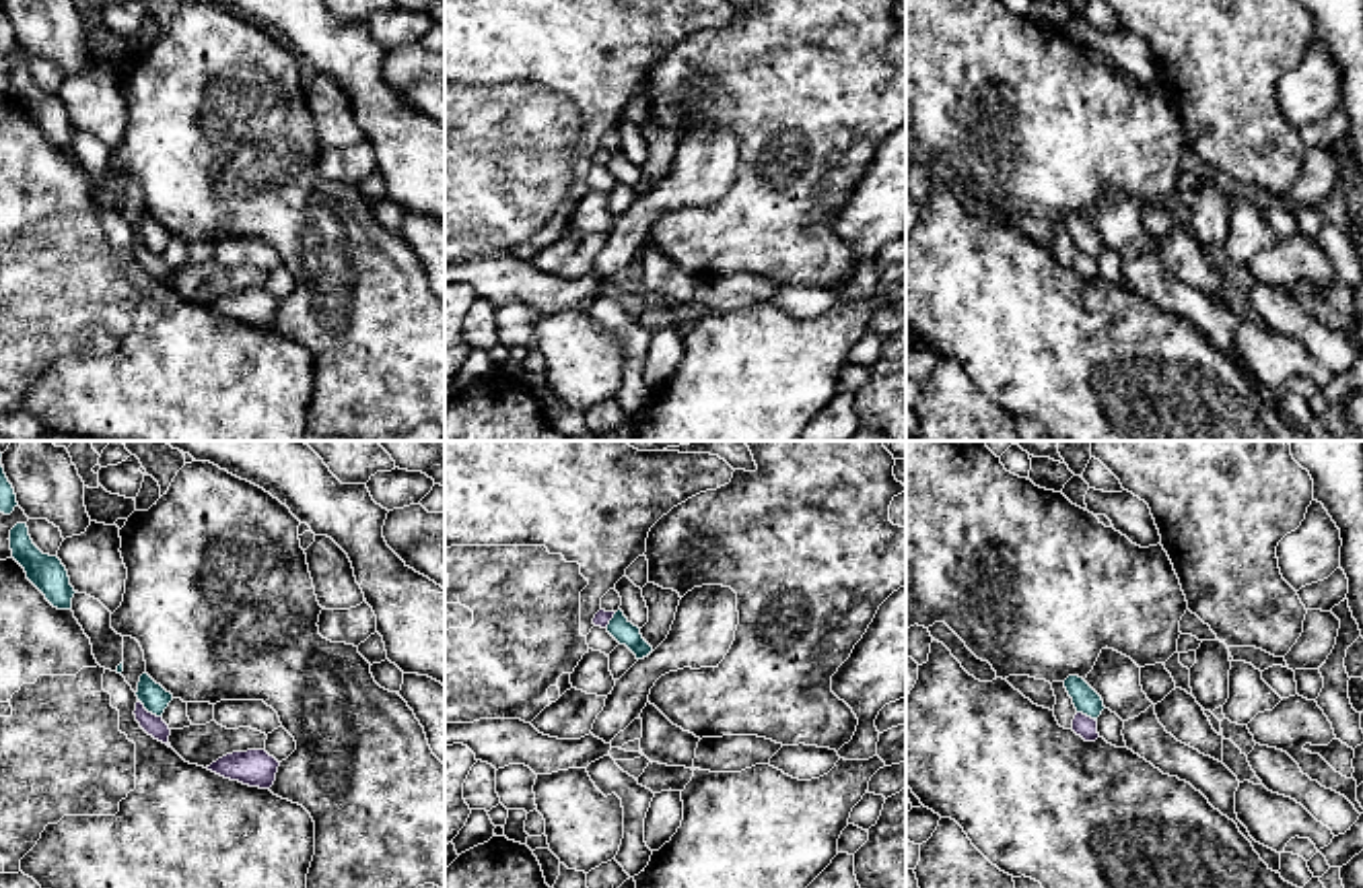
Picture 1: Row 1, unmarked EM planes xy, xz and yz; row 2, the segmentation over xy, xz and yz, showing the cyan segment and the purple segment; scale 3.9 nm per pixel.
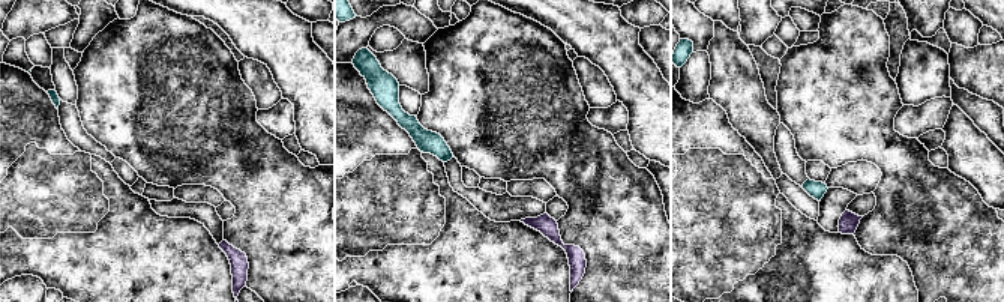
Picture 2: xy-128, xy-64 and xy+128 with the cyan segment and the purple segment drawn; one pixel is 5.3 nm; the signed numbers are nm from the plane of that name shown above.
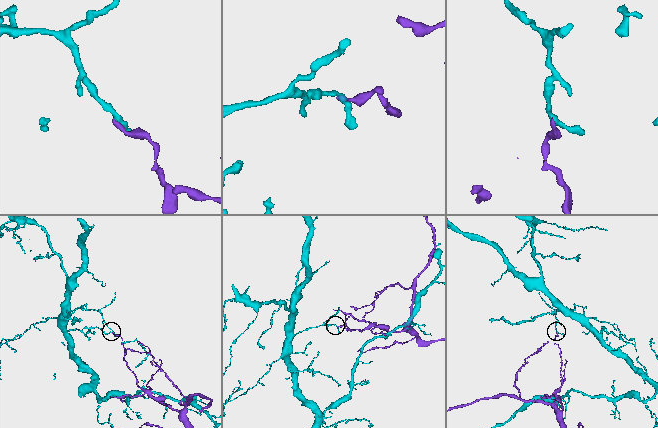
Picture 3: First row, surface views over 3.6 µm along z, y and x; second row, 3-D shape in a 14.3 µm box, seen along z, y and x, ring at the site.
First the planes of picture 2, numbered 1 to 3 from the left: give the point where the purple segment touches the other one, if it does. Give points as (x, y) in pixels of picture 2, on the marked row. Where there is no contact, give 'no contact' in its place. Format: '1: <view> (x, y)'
1: no contact
2: no contact
3: no contact

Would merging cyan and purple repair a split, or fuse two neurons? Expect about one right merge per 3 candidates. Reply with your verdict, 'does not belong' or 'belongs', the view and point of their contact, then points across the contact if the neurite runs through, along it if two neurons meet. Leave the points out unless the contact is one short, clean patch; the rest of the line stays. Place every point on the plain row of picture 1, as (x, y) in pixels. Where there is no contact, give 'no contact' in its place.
does not belong; meets cyan in xy at (149, 250); border along xy (138, 237), (161, 256)

